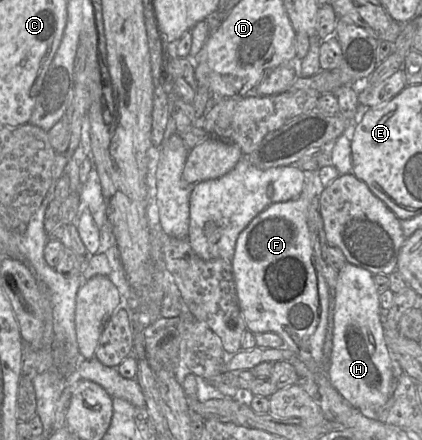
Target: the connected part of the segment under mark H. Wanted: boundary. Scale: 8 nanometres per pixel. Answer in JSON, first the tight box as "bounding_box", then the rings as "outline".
{"bounding_box":[327,263,394,419],"outline":[[[346,263],[338,271],[337,284],[334,289],[335,314],[333,328],[333,346],[327,373],[331,384],[355,408],[371,419],[376,419],[376,410],[384,406],[390,398],[394,384],[392,357],[385,343],[379,292],[370,271]]]}

